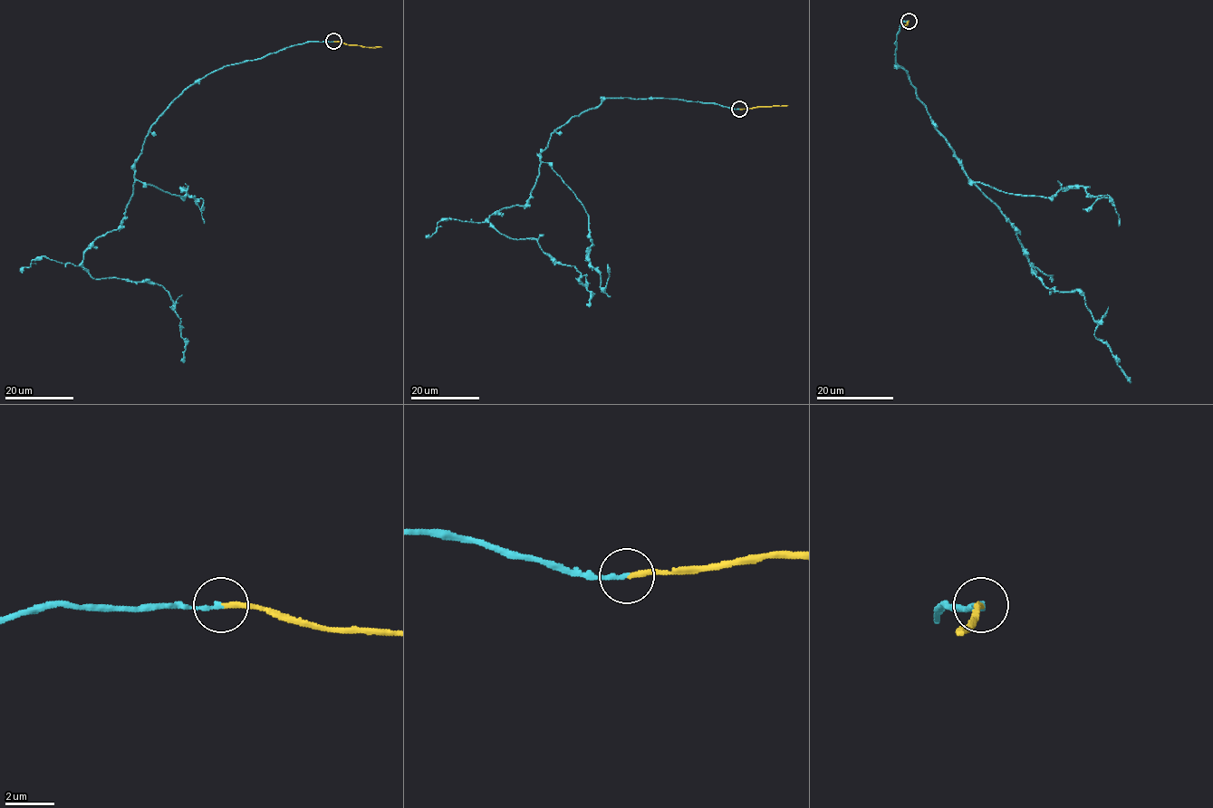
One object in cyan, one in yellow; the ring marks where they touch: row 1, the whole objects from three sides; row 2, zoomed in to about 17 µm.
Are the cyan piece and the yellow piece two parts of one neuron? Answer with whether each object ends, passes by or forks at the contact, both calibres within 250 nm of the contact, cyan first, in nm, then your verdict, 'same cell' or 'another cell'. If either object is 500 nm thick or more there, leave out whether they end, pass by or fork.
cyan ends there; yellow ends there; 190 nm thick on the cyan side, 240 nm on the other; same cell

